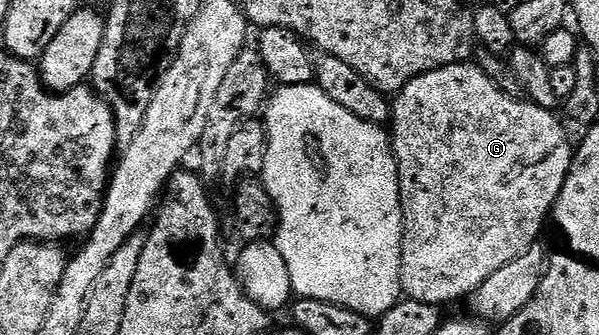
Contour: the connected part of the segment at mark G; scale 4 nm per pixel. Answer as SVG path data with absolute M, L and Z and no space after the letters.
M472 61L460 62L454 66L444 66L430 74L421 74L414 82L408 82L398 90L391 102L391 141L393 154L397 158L399 188L401 189L401 207L403 208L403 248L401 249L401 292L405 298L419 300L423 304L444 307L445 302L457 302L468 299L503 264L511 264L523 252L527 252L538 241L541 229L550 221L553 205L569 175L575 153L574 143L568 134L562 119L552 110L539 108L533 102L522 100L512 94L506 94Z

